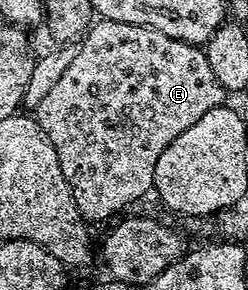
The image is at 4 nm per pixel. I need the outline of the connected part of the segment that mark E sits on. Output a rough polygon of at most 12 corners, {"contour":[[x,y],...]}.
{"contour":[[95,21],[36,121],[87,223],[154,190],[224,91],[203,47]]}

